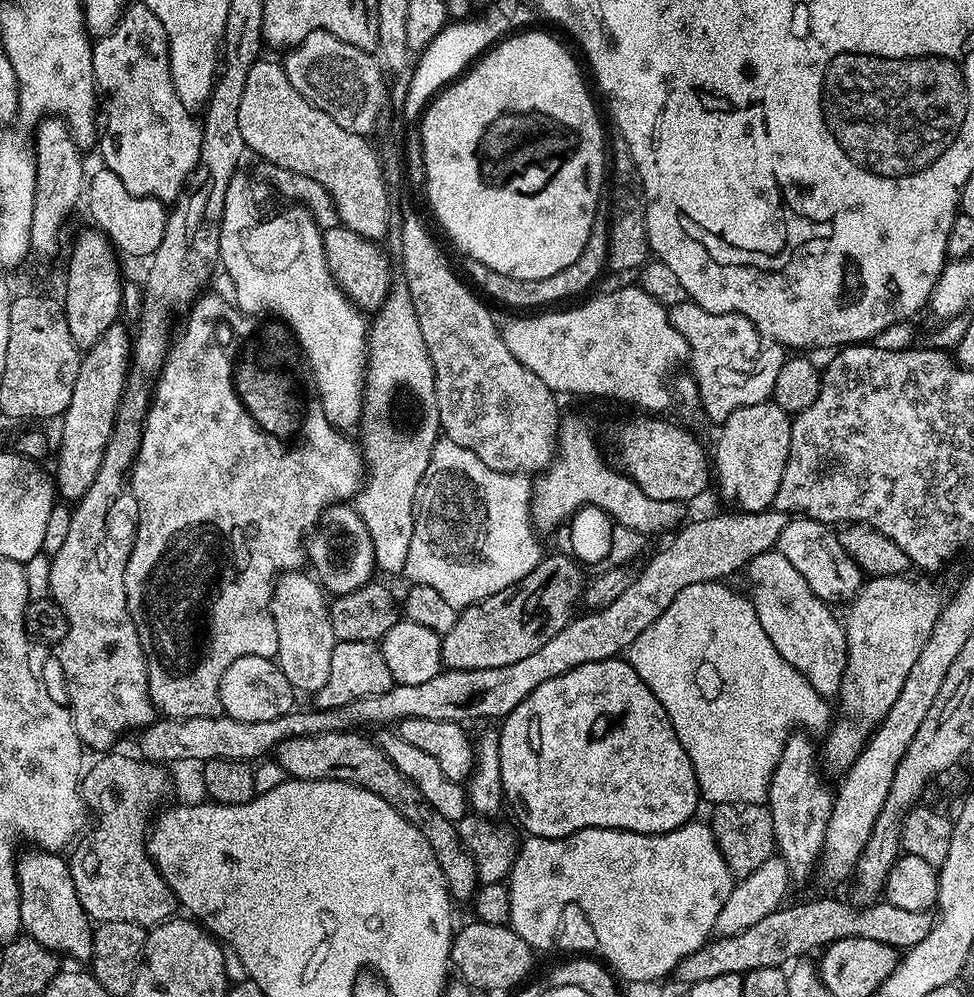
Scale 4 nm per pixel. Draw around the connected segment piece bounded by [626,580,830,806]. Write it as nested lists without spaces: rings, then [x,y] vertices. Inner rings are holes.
[[[712,580],[686,586],[674,602],[666,606],[664,613],[650,627],[642,630],[638,638],[634,638],[626,659],[633,670],[644,672],[642,682],[646,682],[652,692],[660,692],[658,702],[662,702],[668,711],[670,722],[682,742],[682,750],[686,750],[694,766],[701,797],[707,803],[709,800],[712,806],[720,803],[764,804],[784,743],[794,730],[803,730],[808,734],[823,733],[830,724],[829,701],[818,695],[806,677],[776,652],[774,642],[770,642],[762,622],[758,622],[751,599],[731,592],[726,585]],[[716,660],[744,664],[744,672],[740,672],[740,668],[728,668],[728,672],[724,672],[724,664],[720,664],[720,672],[712,672],[708,664],[716,664]],[[696,664],[700,664],[704,680],[712,680],[712,684],[720,680],[724,688],[732,688],[732,676],[736,676],[736,680],[744,676],[744,712],[728,712],[728,708],[740,708],[740,692],[736,692],[736,696],[728,696],[728,692],[724,692],[724,696],[716,696],[716,692],[712,692],[712,696],[704,696],[704,700],[712,700],[712,704],[696,704],[696,692],[692,692],[692,680],[700,680],[700,676],[692,676],[692,668],[696,668]]]

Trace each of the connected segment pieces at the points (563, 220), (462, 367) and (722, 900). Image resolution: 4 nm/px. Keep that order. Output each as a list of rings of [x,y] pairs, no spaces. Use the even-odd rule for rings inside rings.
[[[520,32],[517,36],[508,34],[499,43],[485,52],[463,75],[441,89],[429,101],[418,120],[418,131],[421,140],[421,153],[424,155],[425,180],[423,195],[428,195],[428,204],[436,215],[438,223],[444,227],[452,244],[469,260],[477,260],[498,274],[513,276],[515,280],[537,280],[550,278],[558,270],[571,266],[586,238],[590,238],[590,226],[594,226],[596,213],[601,211],[600,191],[606,188],[606,140],[600,129],[600,116],[596,113],[596,104],[580,77],[580,68],[576,60],[548,32]]]
[[[408,240],[408,260],[412,260],[412,264],[408,264],[402,275],[409,287],[418,325],[421,326],[422,337],[433,362],[443,435],[458,442],[458,446],[466,446],[466,450],[474,450],[474,454],[478,454],[478,458],[482,458],[490,470],[539,474],[552,463],[558,452],[562,415],[556,405],[557,393],[548,388],[538,374],[526,370],[526,366],[522,366],[522,362],[518,362],[518,358],[506,350],[498,324],[496,328],[488,313],[489,305],[461,279],[458,272],[456,277],[455,270],[448,265],[449,257],[436,256],[436,250],[424,244],[424,252],[420,252],[420,240]]]
[[[689,822],[657,836],[623,832],[617,828],[587,828],[573,836],[557,840],[528,836],[519,845],[519,852],[506,879],[510,894],[508,924],[533,950],[552,940],[556,916],[568,900],[580,900],[600,932],[600,944],[608,952],[607,963],[617,977],[629,980],[663,981],[663,976],[675,973],[678,962],[686,954],[694,954],[715,933],[718,914],[726,906],[734,883],[727,862],[716,844],[715,835],[707,823]]]

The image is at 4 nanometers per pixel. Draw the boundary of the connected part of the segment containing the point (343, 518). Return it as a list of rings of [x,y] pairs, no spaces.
[[[351,503],[333,504],[320,517],[320,523],[316,525],[314,531],[306,540],[306,560],[325,593],[333,597],[342,594],[350,594],[352,590],[358,590],[364,584],[373,579],[372,572],[377,571],[376,559],[374,558],[374,542],[370,542],[370,532],[366,530],[366,522],[356,513],[355,507]]]

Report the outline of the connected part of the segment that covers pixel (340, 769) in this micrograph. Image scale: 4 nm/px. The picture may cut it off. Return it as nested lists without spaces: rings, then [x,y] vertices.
[[[349,730],[290,738],[274,749],[274,757],[285,777],[294,780],[337,780],[370,790],[370,794],[378,794],[378,798],[394,806],[394,810],[398,810],[398,814],[402,814],[402,818],[410,821],[420,831],[422,838],[430,842],[430,850],[434,850],[434,858],[438,858],[438,866],[442,866],[442,874],[453,901],[471,901],[478,887],[475,860],[464,848],[457,825],[442,818],[442,814],[438,814],[438,810],[434,810],[434,806],[422,798],[422,790],[404,777],[373,739],[366,740],[362,736],[365,735],[359,731]]]

